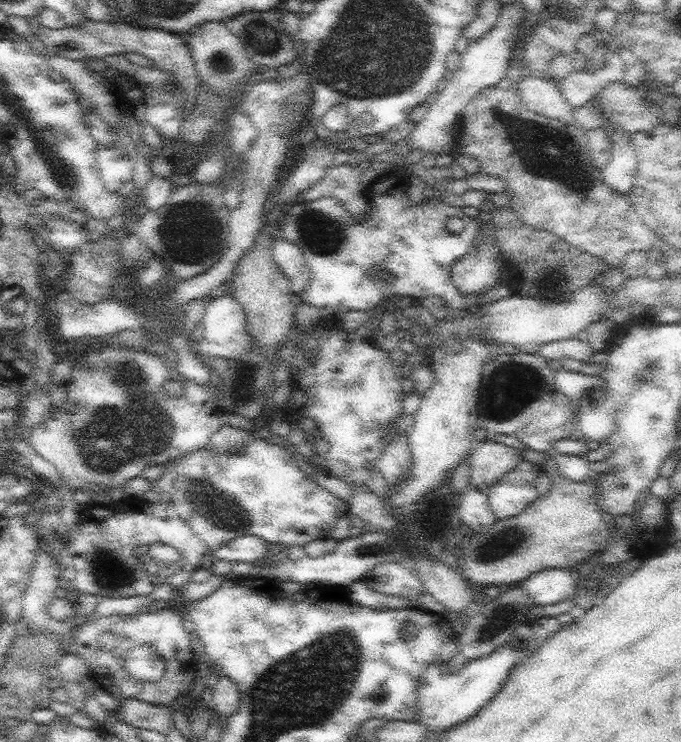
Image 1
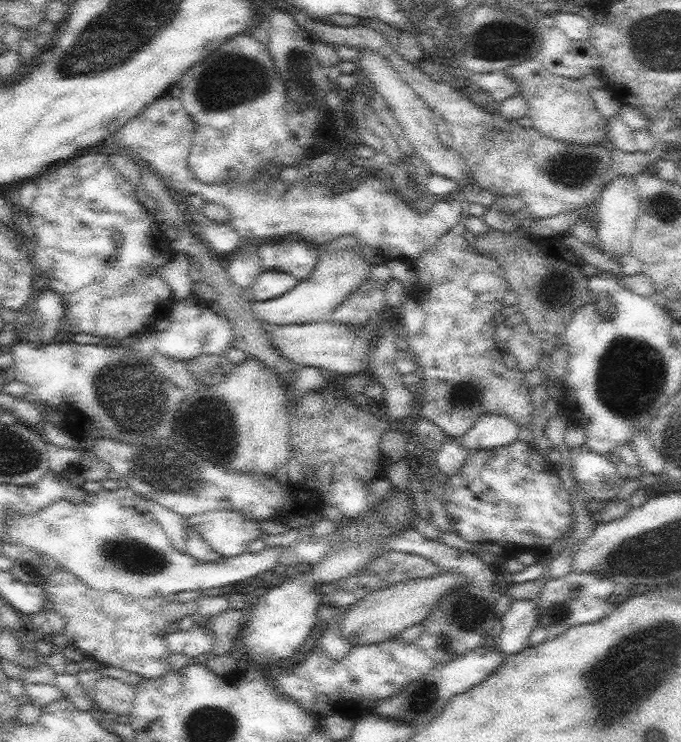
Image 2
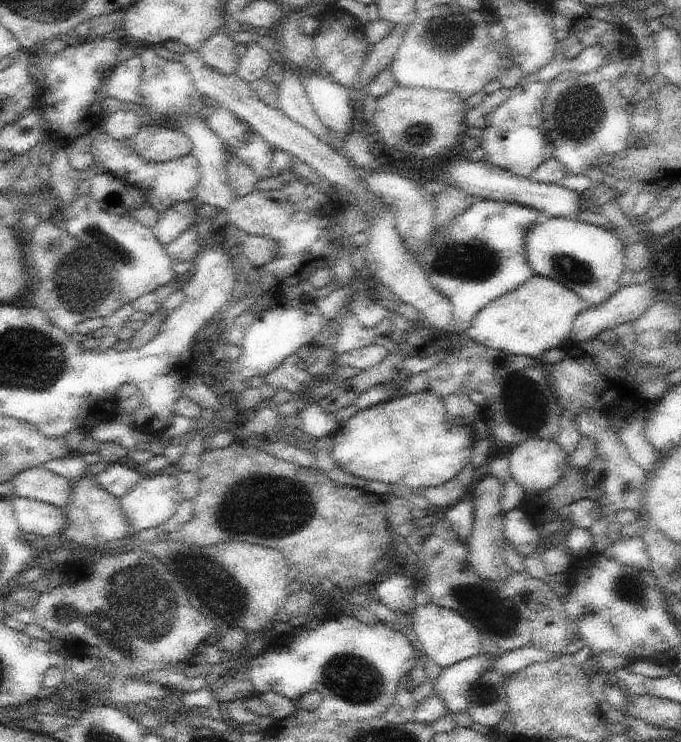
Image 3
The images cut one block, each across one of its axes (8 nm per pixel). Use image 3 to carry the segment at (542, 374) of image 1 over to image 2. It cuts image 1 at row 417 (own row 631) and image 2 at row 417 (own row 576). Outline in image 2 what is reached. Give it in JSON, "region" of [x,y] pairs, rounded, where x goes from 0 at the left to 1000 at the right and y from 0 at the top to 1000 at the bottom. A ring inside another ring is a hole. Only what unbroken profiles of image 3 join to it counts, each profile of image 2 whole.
{"region":[[[678,267],[677,295],[646,323],[628,336],[605,356],[614,368],[614,380],[602,394],[602,402],[611,403],[624,418],[624,437],[614,451],[593,457],[595,469],[612,481],[621,499],[618,557],[615,562],[627,563],[642,571],[664,590],[677,590],[712,558],[740,558],[762,574],[778,578],[781,571],[780,526],[769,516],[771,504],[761,496],[749,497],[740,491],[742,481],[730,465],[725,453],[733,430],[743,419],[737,411],[740,398],[747,392],[742,364],[724,348],[709,346],[687,329],[681,314],[686,311],[686,296],[692,292],[687,286],[690,271]]]}

